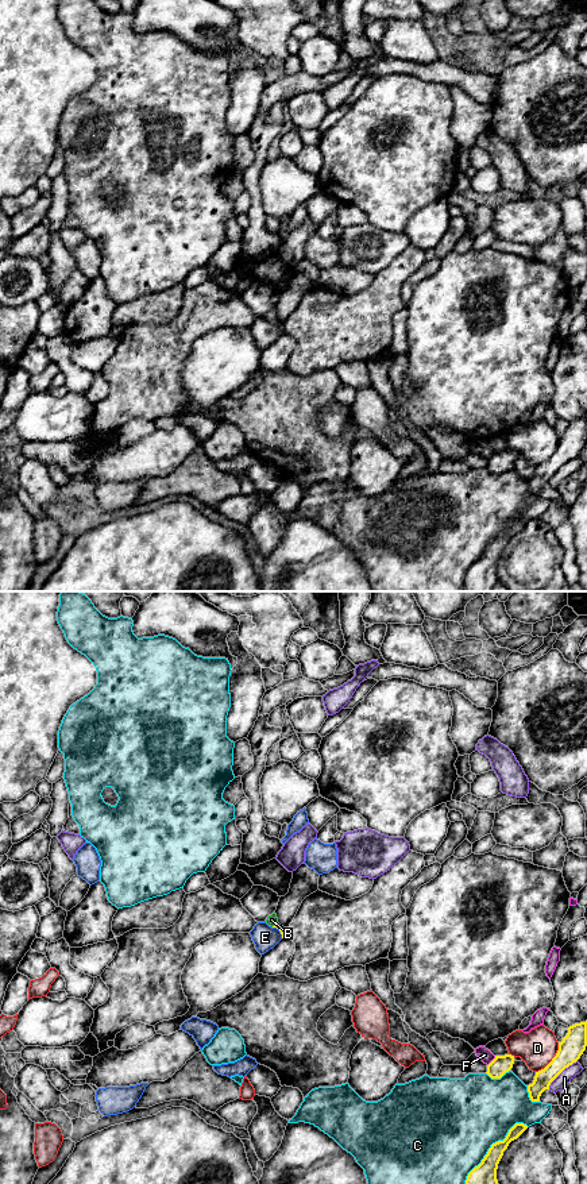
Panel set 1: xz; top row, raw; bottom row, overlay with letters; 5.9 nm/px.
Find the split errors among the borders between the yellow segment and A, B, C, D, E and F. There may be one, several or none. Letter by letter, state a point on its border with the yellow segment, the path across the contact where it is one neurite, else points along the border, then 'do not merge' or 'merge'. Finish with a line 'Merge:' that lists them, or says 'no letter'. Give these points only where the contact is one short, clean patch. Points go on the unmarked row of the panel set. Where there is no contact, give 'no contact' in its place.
A: contact xz (560, 467); do not merge
B: contact xz (275, 320); way xz (278, 321), (275, 320), (271, 315); merge
C: contact xz (487, 547); do not merge
D: contact xz (552, 454); do not merge
E: contact xz (280, 326); do not merge
F: contact xz (491, 456); border xz (495, 451), (487, 461); do not merge
Merge: B

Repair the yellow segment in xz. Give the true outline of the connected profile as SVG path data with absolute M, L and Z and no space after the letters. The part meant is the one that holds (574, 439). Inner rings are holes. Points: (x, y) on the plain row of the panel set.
M587 416L568 423L567 431L559 437L559 446L552 456L536 467L534 475L528 481L532 497L540 497L540 491L549 485L551 478L569 460L576 458L587 441Z

